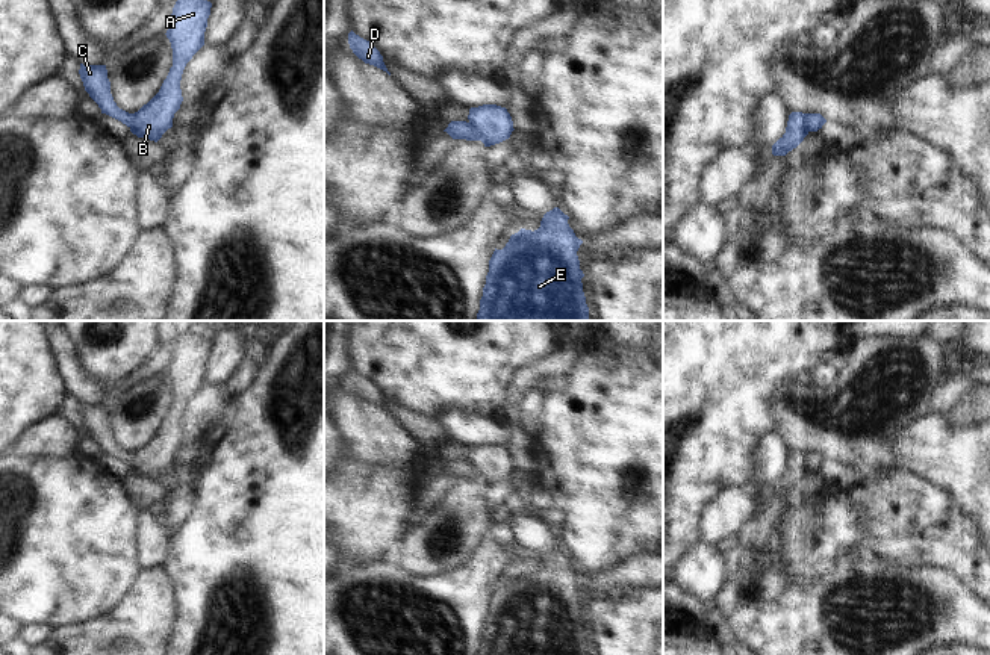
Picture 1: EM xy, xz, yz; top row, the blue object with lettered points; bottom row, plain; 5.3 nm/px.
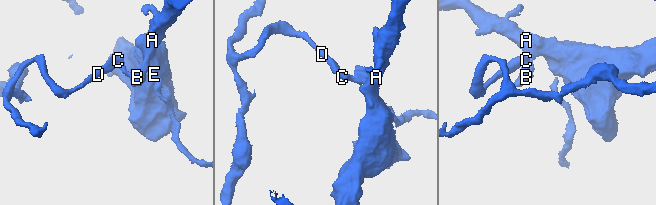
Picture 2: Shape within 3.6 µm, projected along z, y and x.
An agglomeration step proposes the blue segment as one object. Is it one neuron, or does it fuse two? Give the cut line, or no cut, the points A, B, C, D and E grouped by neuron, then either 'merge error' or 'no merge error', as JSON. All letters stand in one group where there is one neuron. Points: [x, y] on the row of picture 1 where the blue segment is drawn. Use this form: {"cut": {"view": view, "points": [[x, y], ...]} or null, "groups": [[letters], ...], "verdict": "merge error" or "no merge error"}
{"cut": {"view": "xz", "points": [[470, 121], [482, 139]]}, "groups": [["A", "B", "E"], ["C", "D"]], "verdict": "merge error"}

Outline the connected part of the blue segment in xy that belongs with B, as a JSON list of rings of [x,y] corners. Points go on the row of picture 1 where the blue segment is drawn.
[[[177,0],[171,21],[168,24],[167,38],[173,48],[173,67],[167,79],[163,80],[159,92],[144,104],[138,112],[133,113],[135,126],[130,129],[138,138],[150,139],[157,142],[162,135],[173,127],[174,113],[180,109],[183,101],[180,80],[186,64],[192,56],[204,45],[204,32],[207,27],[207,18],[210,15],[212,3],[207,0]]]

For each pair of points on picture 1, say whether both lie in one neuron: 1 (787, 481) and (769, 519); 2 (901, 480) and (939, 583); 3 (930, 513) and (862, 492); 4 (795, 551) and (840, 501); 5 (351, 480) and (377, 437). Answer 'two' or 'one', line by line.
1: one
2: two
3: one
4: one
5: two

